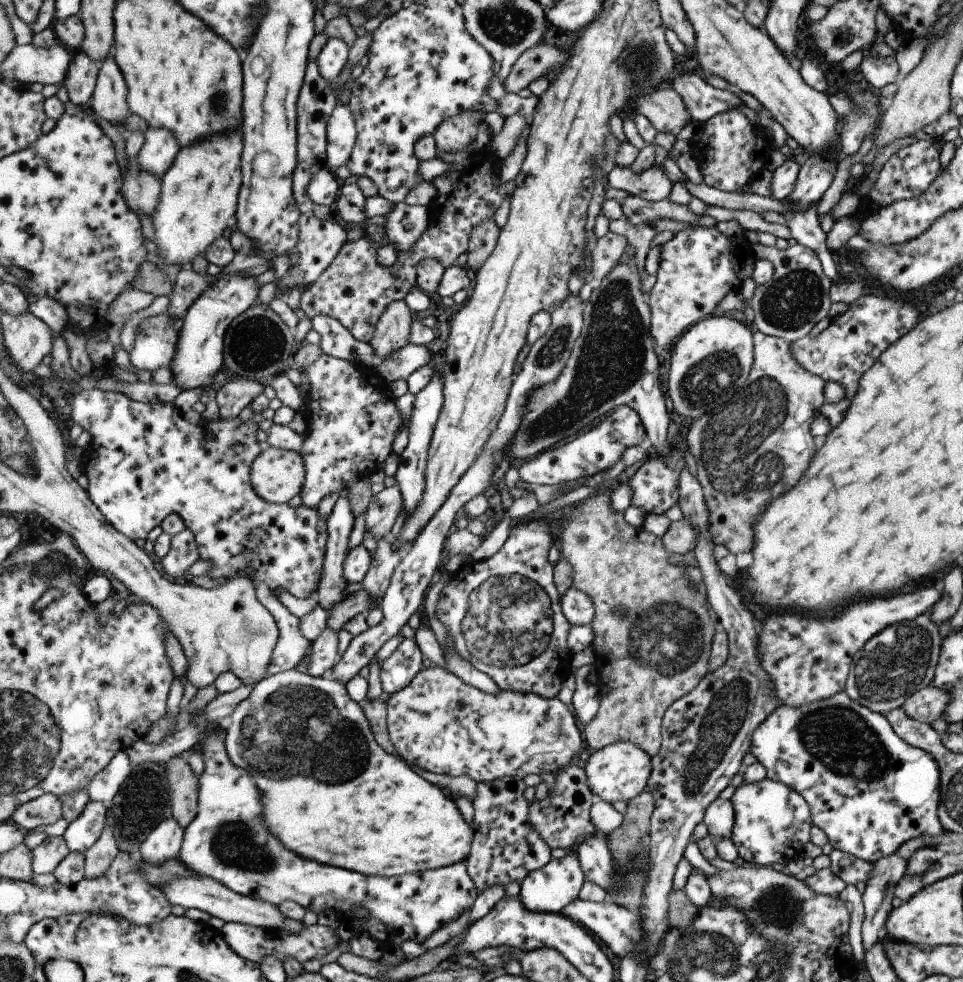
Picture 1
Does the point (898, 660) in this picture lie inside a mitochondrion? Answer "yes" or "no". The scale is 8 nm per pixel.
yes

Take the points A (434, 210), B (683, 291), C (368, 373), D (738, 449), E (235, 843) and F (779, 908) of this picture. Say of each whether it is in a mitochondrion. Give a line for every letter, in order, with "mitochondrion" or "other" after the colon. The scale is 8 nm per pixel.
A: other
B: other
C: other
D: mitochondrion
E: mitochondrion
F: mitochondrion

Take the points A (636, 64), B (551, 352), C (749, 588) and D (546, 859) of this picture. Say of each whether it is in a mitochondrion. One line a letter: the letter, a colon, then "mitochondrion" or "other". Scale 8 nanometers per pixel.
A: mitochondrion
B: mitochondrion
C: other
D: other

